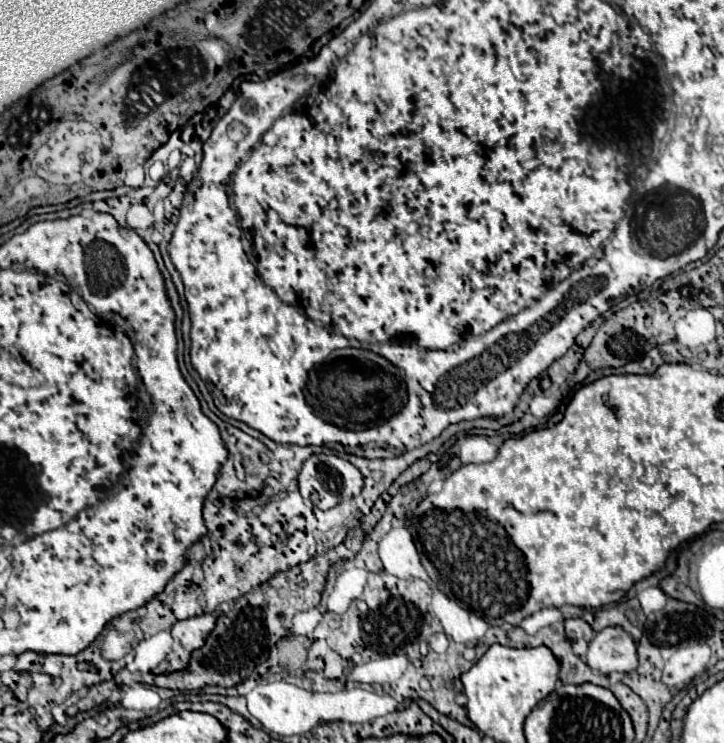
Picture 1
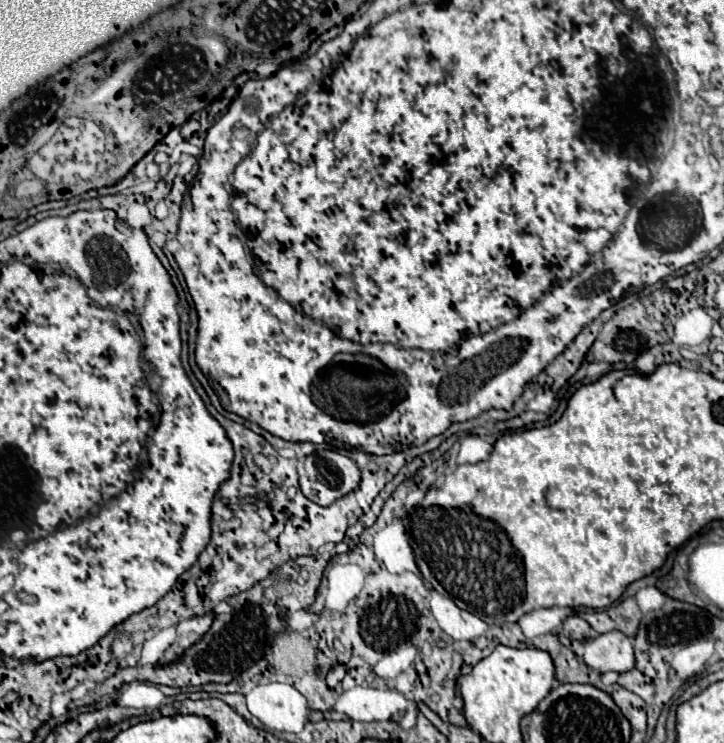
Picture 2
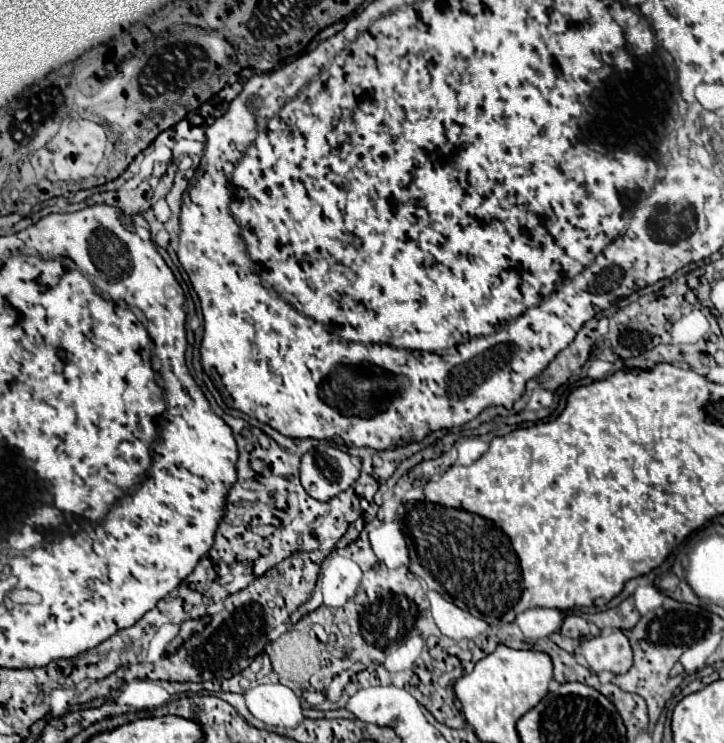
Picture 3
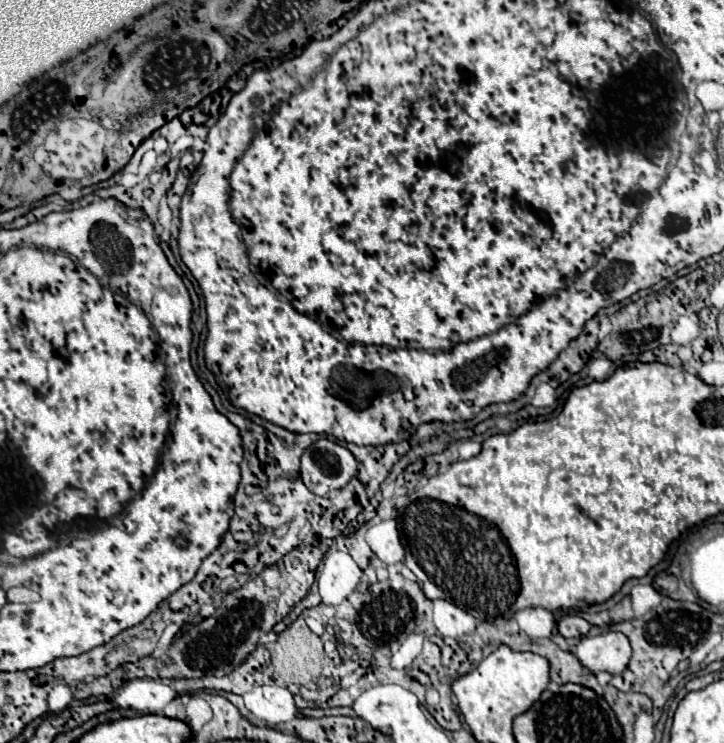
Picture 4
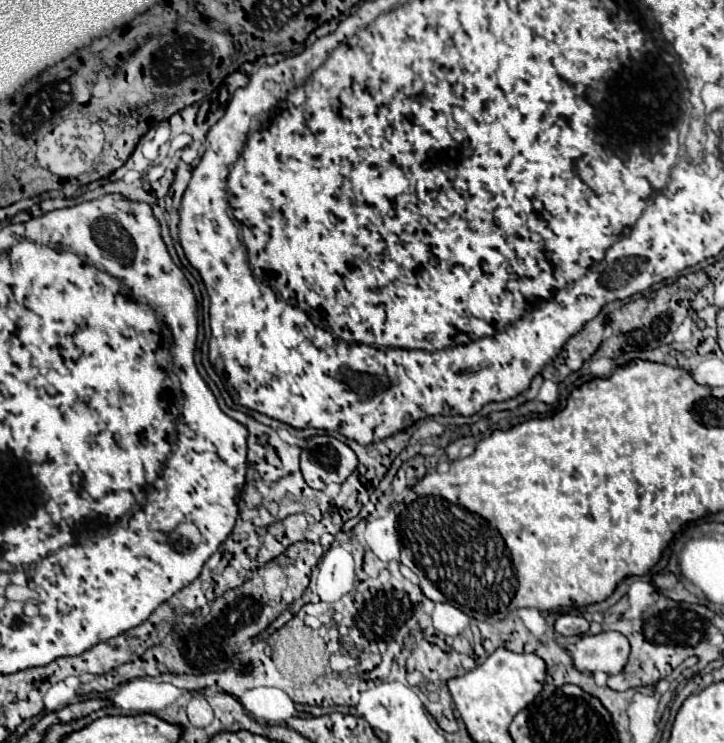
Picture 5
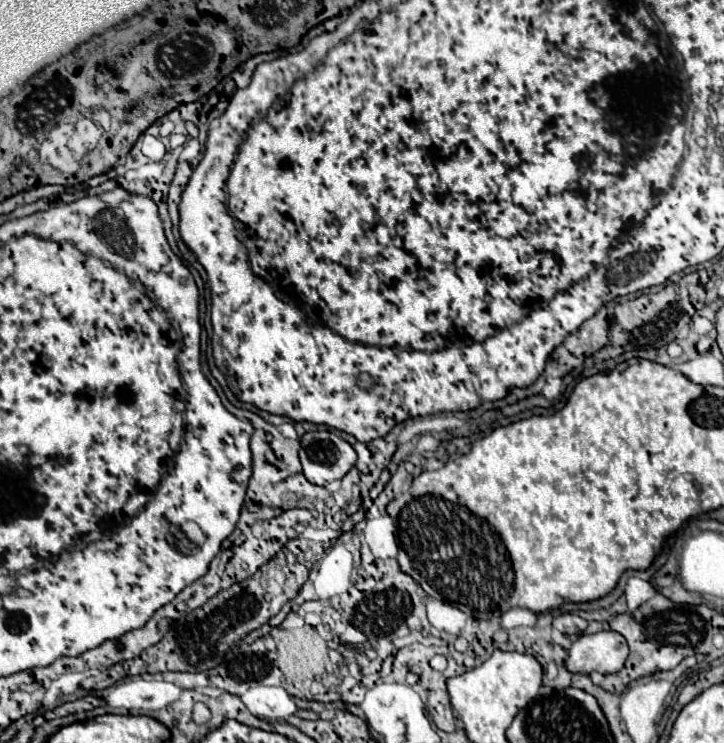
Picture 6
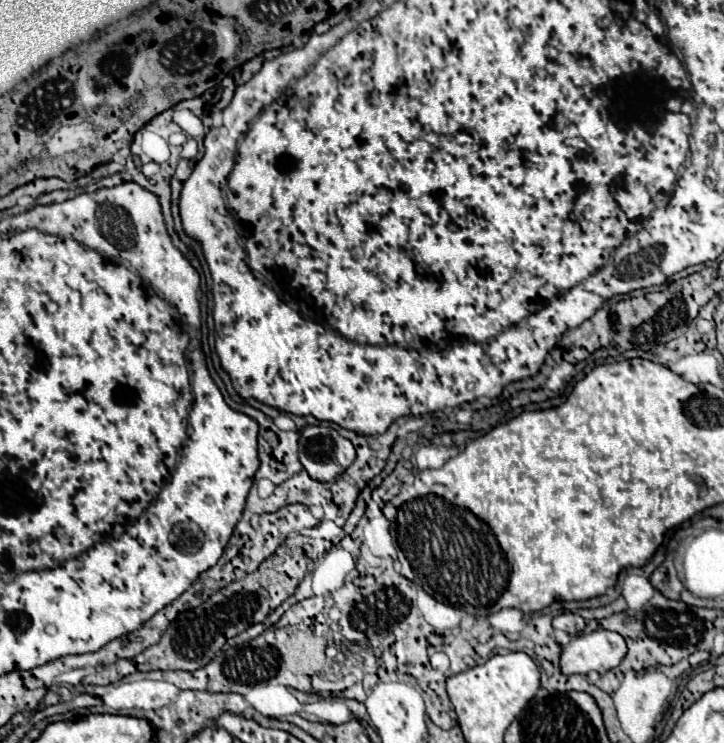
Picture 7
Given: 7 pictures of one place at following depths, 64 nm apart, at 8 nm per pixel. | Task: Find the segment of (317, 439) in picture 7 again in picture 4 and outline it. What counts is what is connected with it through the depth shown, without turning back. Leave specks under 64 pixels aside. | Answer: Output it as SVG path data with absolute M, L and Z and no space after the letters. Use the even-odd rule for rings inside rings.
M326 436L318 438L302 454L300 476L306 488L318 496L334 488L344 488L356 472L358 462L352 452Z

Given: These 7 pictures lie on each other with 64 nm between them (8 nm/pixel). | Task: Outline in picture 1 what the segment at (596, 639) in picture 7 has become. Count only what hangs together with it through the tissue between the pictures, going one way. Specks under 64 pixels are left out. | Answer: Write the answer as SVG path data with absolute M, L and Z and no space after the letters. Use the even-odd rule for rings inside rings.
M604 628L590 642L586 664L602 674L632 672L638 666L636 644L622 628Z

